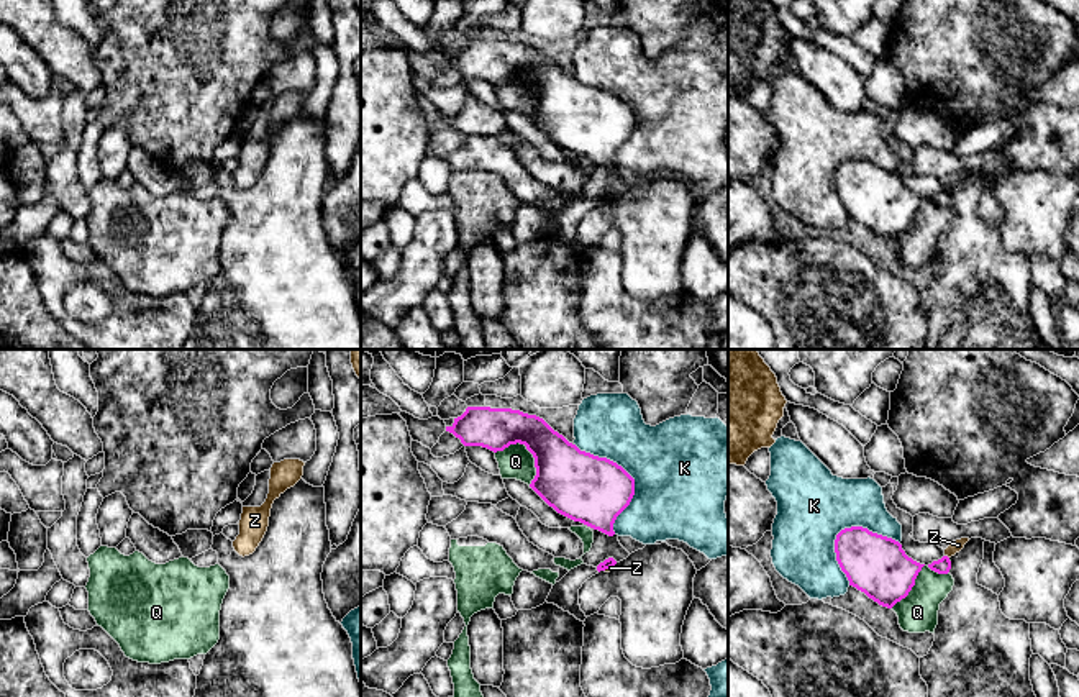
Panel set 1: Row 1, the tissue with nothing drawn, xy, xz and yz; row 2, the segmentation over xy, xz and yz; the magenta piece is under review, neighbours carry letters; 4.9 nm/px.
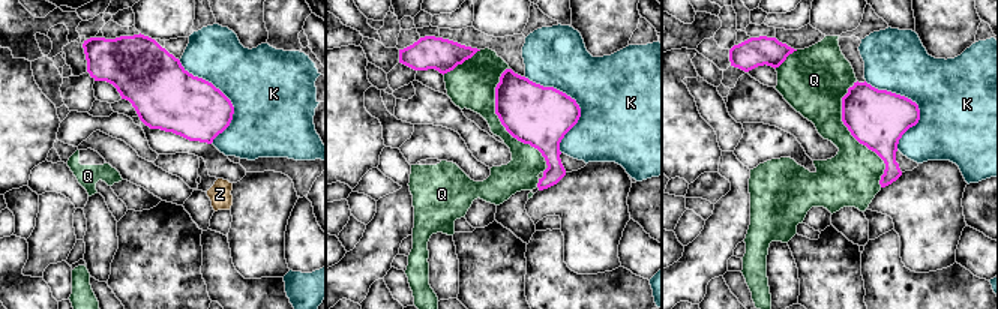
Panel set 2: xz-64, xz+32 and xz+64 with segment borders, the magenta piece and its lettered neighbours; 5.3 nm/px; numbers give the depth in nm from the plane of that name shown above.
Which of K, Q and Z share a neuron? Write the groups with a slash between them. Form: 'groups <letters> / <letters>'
groups K / Q / Z

